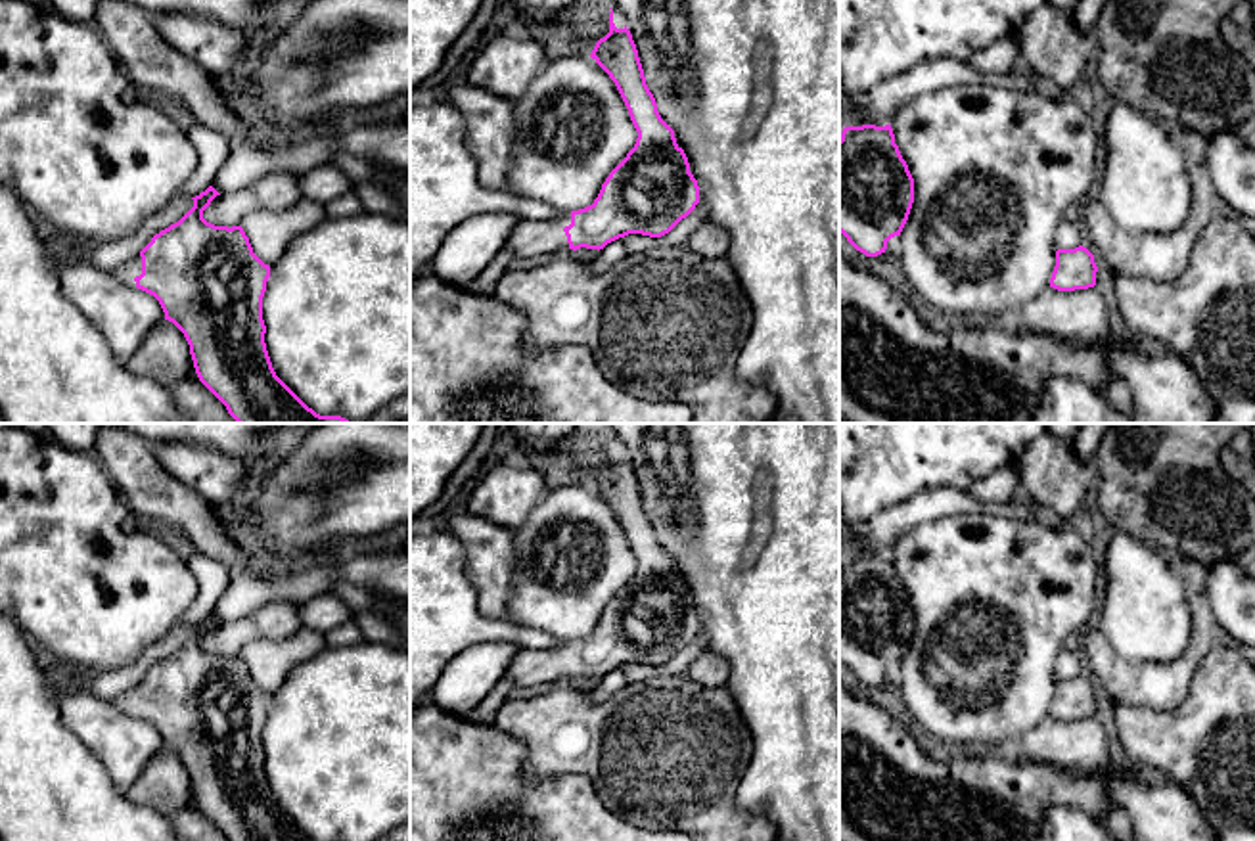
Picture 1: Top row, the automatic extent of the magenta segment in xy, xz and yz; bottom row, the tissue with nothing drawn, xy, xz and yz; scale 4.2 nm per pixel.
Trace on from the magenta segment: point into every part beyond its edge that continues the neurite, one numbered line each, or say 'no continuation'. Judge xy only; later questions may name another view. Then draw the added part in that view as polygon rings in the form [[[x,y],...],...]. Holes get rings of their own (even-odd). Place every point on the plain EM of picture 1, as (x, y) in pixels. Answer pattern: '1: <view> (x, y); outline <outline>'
1: xy (125, 702); outline [[[134,684],[132,688],[125,690],[123,693],[107,697],[119,711],[136,716],[134,707],[142,703],[142,686]]]

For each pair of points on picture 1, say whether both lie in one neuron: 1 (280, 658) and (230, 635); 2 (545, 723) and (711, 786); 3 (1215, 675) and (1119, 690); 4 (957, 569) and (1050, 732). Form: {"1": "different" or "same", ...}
{"1": "different", "2": "same", "3": "different", "4": "different"}

